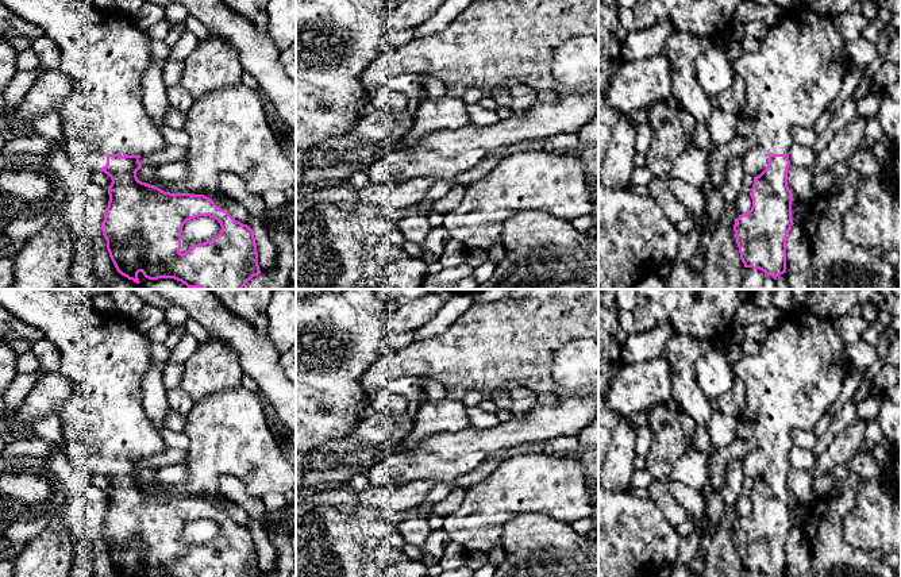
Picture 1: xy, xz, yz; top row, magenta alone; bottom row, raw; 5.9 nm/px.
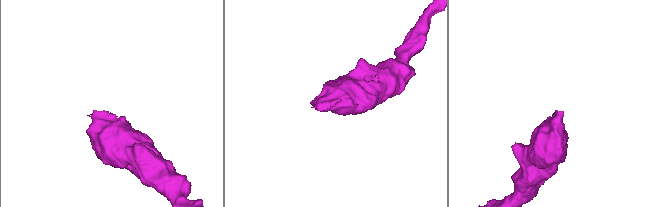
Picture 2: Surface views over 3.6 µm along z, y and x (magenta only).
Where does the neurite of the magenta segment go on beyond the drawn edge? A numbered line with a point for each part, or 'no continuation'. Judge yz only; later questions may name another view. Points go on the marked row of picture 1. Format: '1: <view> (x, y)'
1: yz (799, 70)

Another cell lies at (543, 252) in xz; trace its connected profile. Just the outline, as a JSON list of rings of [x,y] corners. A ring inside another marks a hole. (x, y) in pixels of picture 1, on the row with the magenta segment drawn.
[[[538,211],[515,212],[504,223],[501,245],[507,249],[504,258],[496,265],[493,276],[477,289],[598,289],[598,236],[577,231],[567,220]]]

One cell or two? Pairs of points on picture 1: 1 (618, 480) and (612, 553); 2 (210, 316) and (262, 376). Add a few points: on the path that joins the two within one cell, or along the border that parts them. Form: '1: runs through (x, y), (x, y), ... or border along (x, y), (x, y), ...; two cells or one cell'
1: border along (612, 491), (626, 492); two cells
2: runs through (226, 327), (258, 360); one cell

